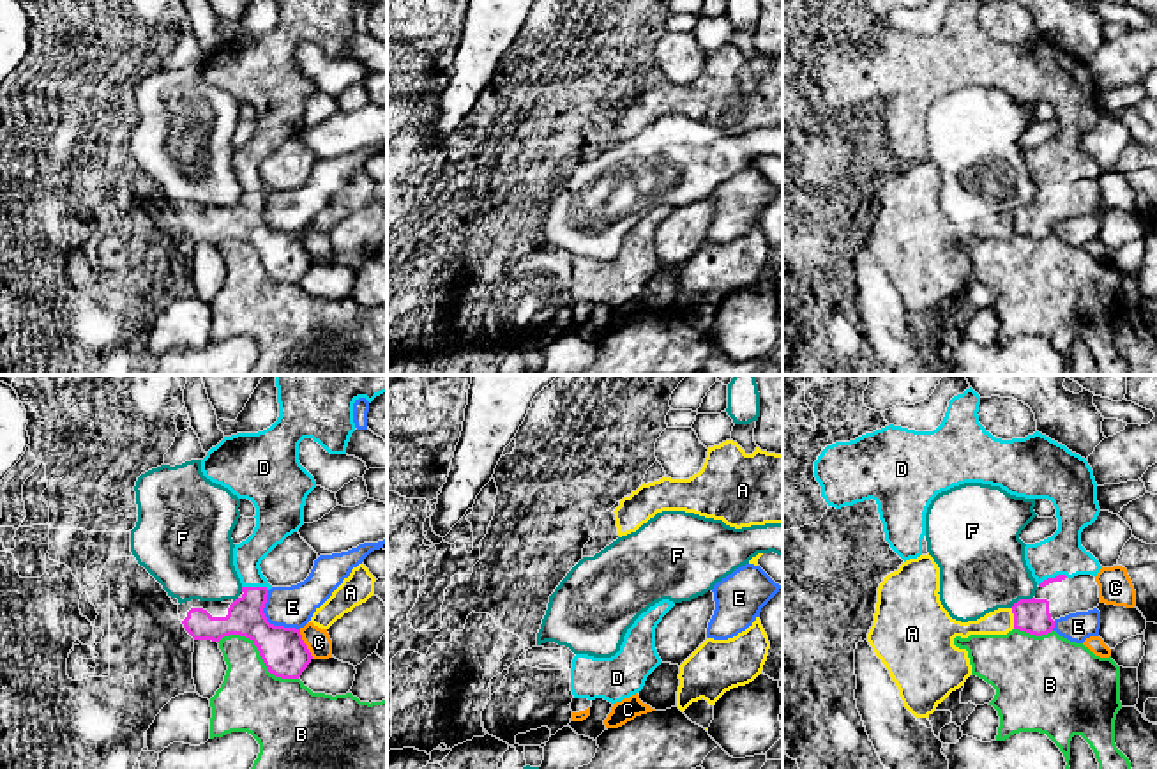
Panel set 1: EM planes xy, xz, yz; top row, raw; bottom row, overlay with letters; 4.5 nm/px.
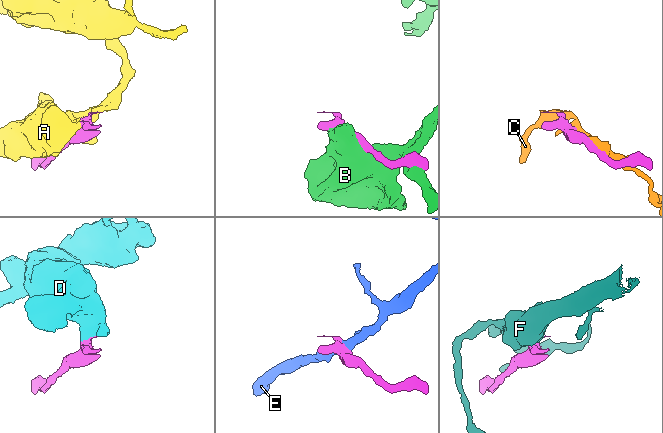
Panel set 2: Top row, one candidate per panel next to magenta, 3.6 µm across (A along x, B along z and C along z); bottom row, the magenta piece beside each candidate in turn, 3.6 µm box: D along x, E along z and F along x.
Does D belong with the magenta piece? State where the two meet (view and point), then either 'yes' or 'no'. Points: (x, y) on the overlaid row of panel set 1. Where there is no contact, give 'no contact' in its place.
contact xy (257, 587); yes

